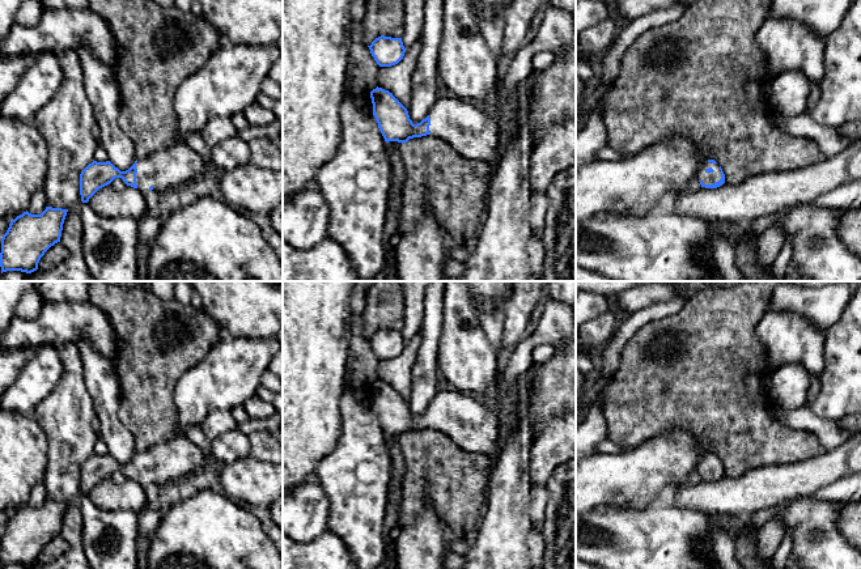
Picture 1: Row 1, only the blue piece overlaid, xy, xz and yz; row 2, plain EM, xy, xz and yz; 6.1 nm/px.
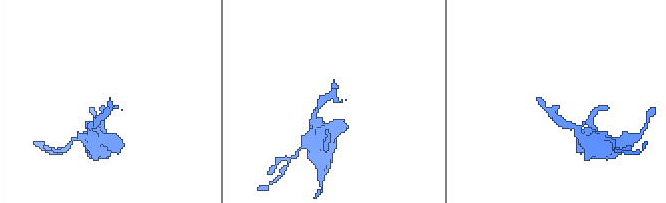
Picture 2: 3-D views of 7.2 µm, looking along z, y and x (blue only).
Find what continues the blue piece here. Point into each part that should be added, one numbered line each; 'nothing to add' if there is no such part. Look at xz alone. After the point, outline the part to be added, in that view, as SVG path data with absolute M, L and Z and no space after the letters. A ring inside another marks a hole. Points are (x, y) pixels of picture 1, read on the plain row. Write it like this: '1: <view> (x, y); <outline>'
1: xz (474, 427); M457 390L436 394L429 404L429 425L449 436L461 449L495 459L499 453L496 408Z

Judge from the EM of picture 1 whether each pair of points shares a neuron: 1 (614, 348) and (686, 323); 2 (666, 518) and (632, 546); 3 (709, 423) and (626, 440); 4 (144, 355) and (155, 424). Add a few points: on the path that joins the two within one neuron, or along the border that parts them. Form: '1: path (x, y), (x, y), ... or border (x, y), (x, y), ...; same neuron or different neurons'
1: border (647, 322), (624, 345), (619, 368), (614, 373); different neurons
2: path (658, 526), (640, 544); same neuron
3: path (688, 417), (647, 419); same neuron
4: path (147, 372), (147, 407); same neuron

